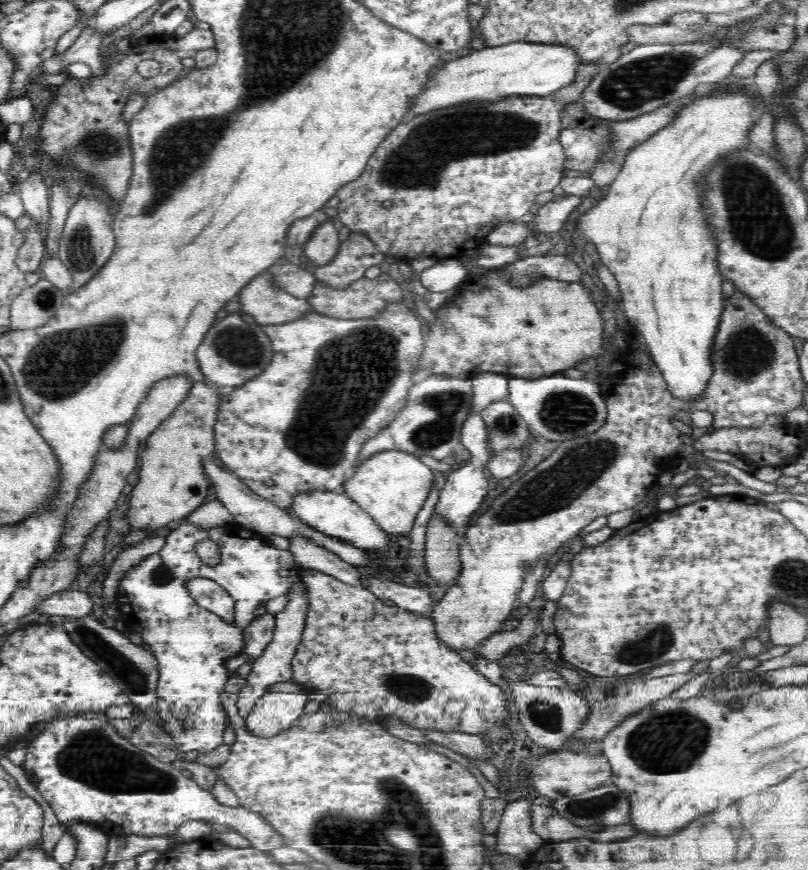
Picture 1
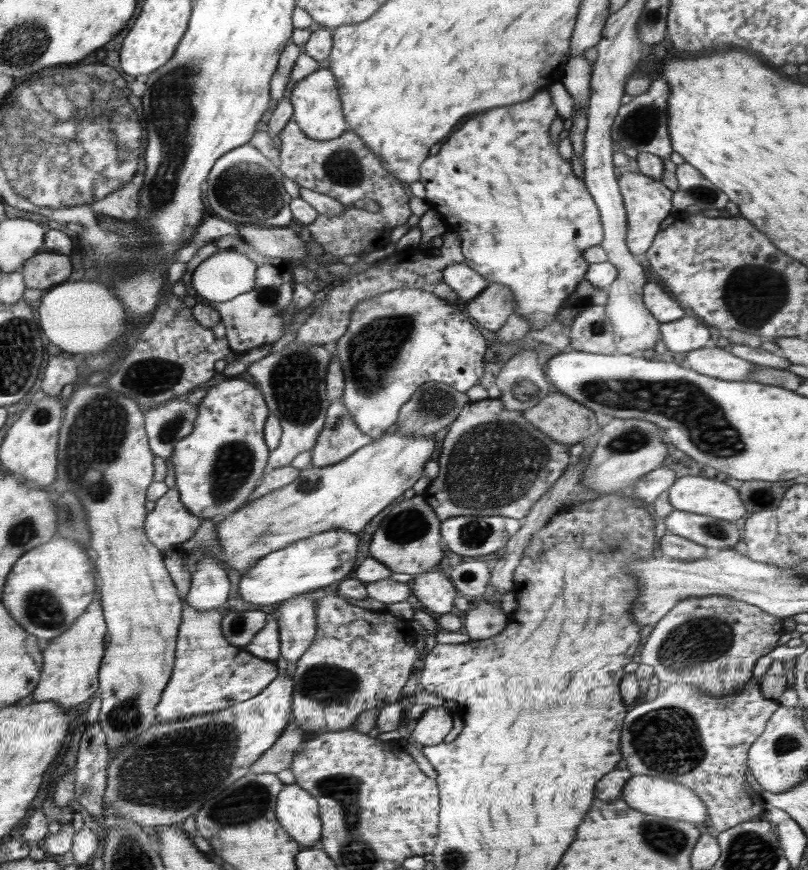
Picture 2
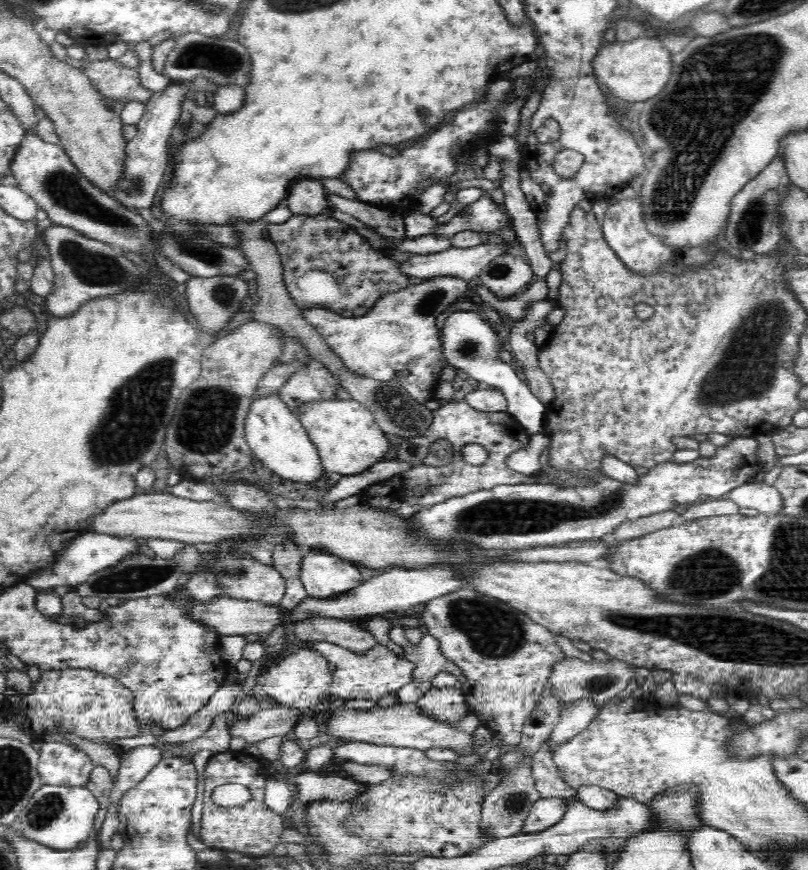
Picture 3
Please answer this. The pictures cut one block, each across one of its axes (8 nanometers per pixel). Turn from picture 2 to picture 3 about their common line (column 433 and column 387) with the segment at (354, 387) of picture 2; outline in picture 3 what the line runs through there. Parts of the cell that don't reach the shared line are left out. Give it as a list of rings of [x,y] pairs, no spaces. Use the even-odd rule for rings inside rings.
[[[432,277],[421,281],[413,281],[404,290],[385,294],[375,305],[362,316],[345,317],[334,313],[326,307],[312,307],[301,309],[304,320],[313,326],[330,351],[342,359],[343,365],[354,374],[378,381],[396,380],[406,392],[419,402],[425,404],[428,400],[436,399],[436,386],[441,382],[440,372],[443,369],[443,347],[440,342],[440,332],[436,326],[436,318],[442,312],[449,311],[448,306],[456,302],[468,290],[468,281],[460,277]]]

